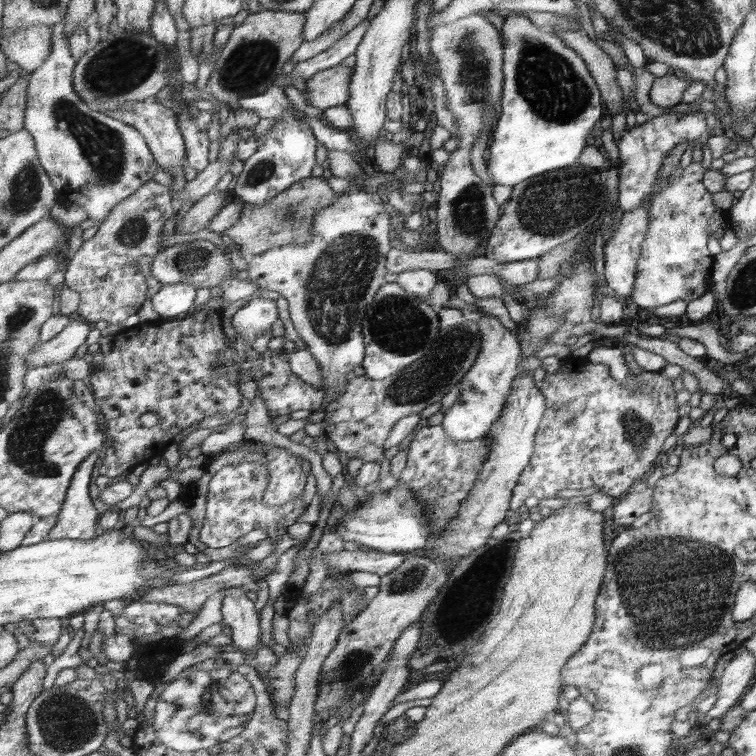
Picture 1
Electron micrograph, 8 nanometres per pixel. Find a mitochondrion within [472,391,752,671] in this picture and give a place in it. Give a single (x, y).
(674, 590)

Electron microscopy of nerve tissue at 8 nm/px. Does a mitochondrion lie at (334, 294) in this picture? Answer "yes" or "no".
yes

